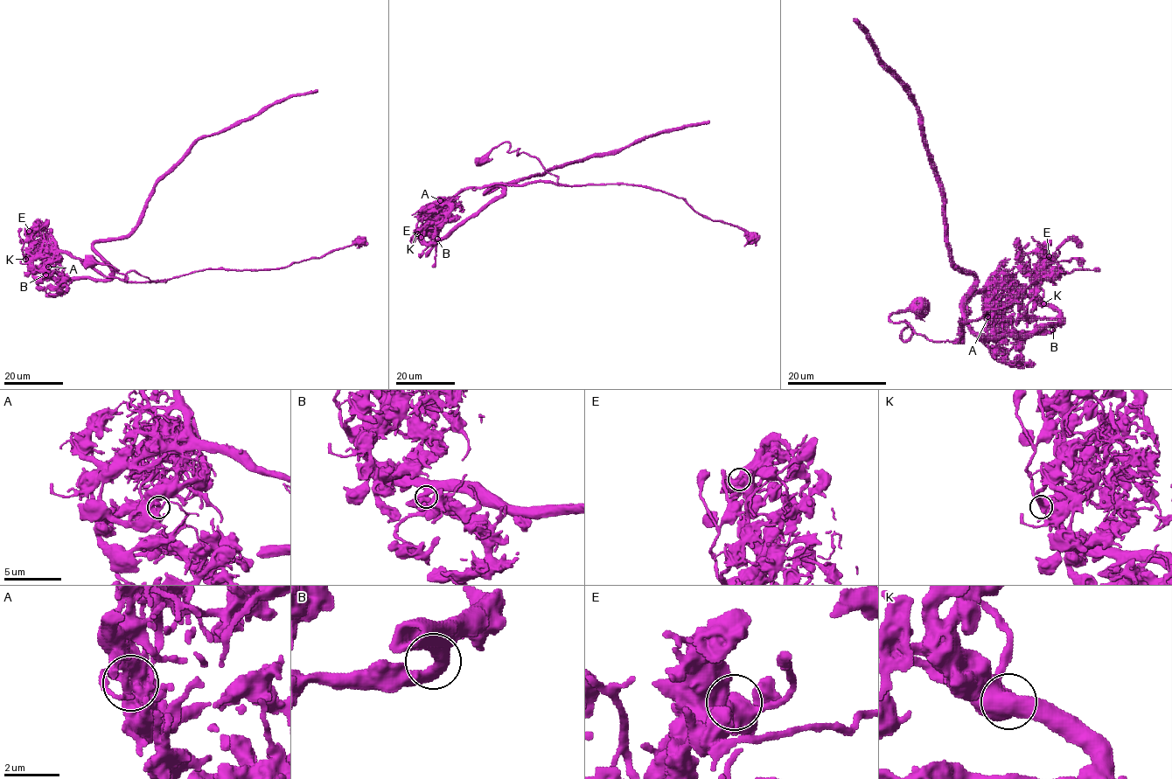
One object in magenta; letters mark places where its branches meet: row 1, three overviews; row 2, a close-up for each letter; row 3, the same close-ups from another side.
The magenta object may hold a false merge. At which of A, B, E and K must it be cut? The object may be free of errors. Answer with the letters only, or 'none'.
A

